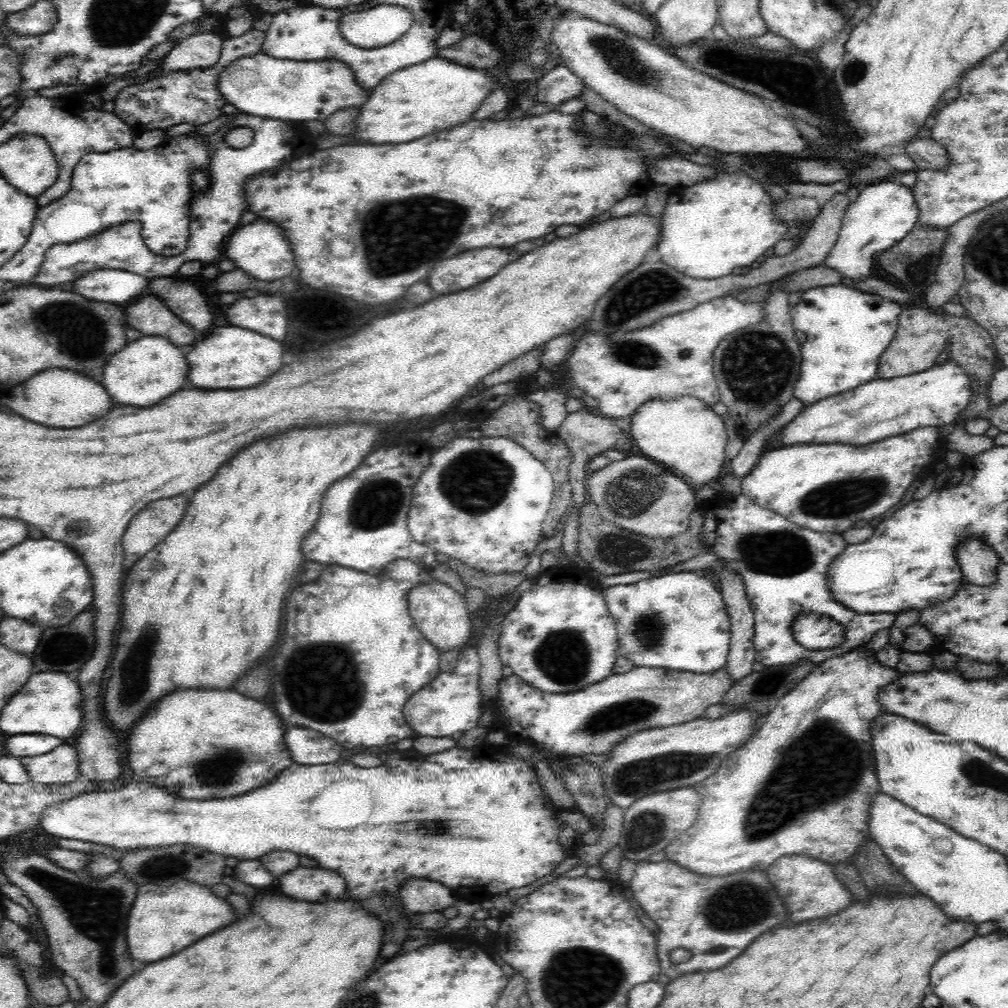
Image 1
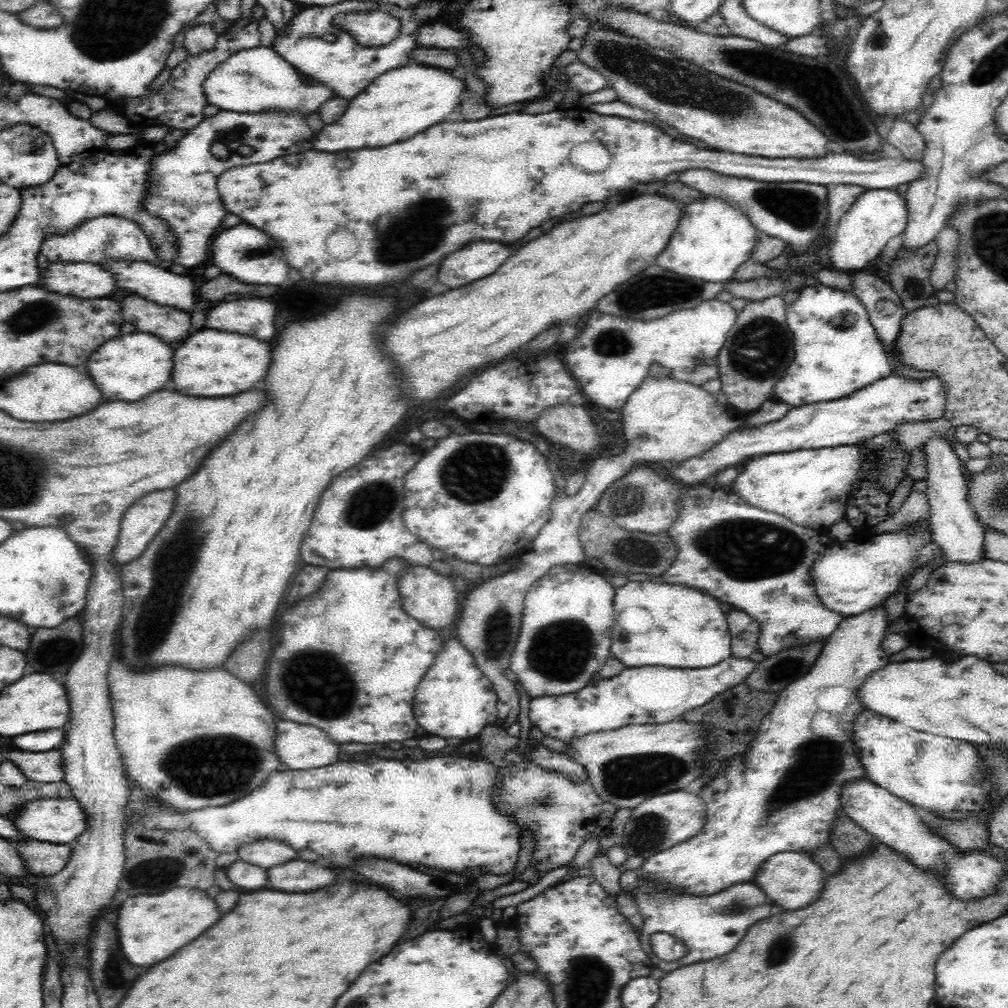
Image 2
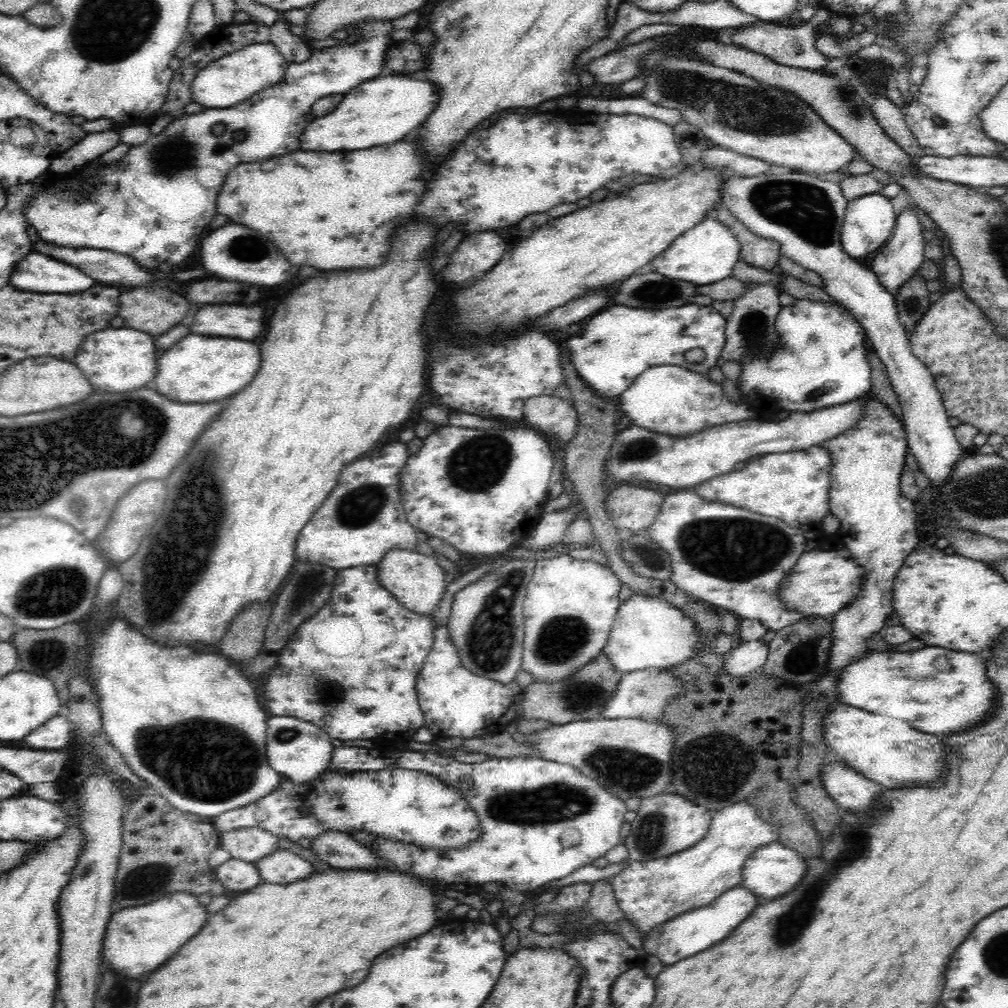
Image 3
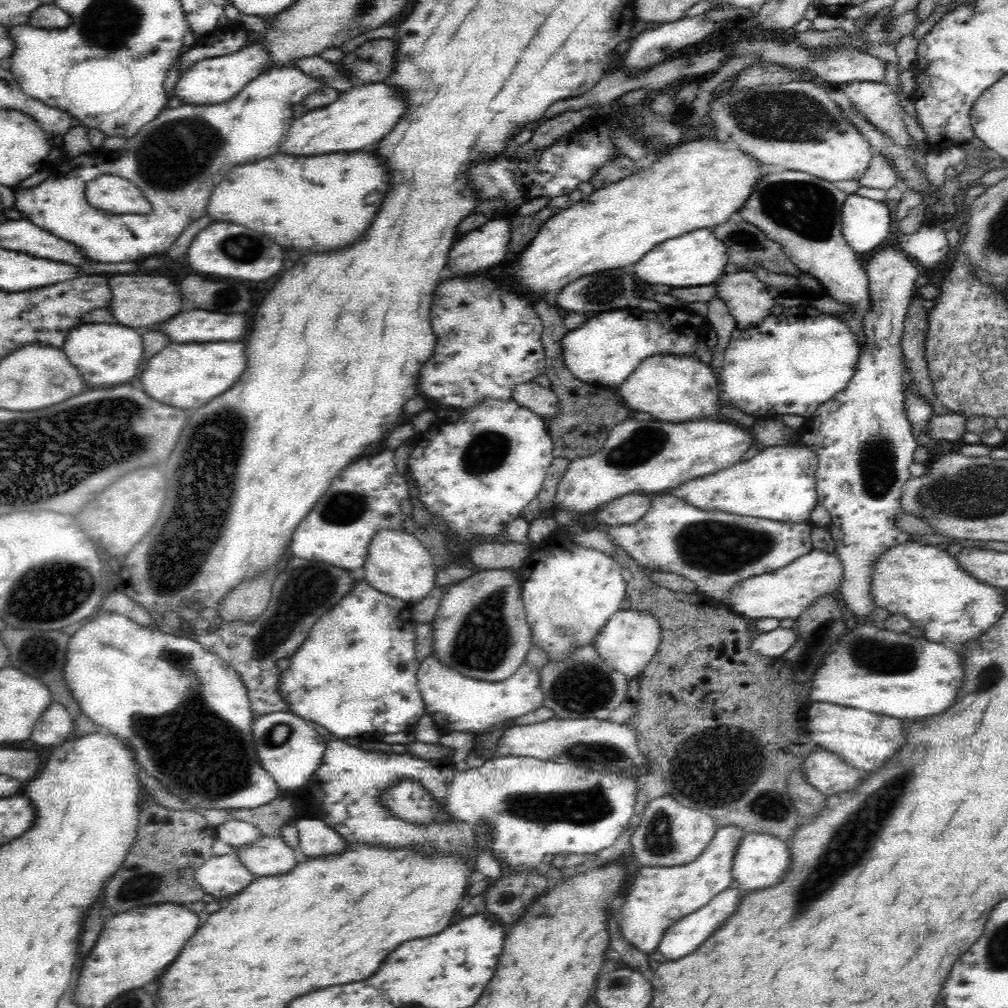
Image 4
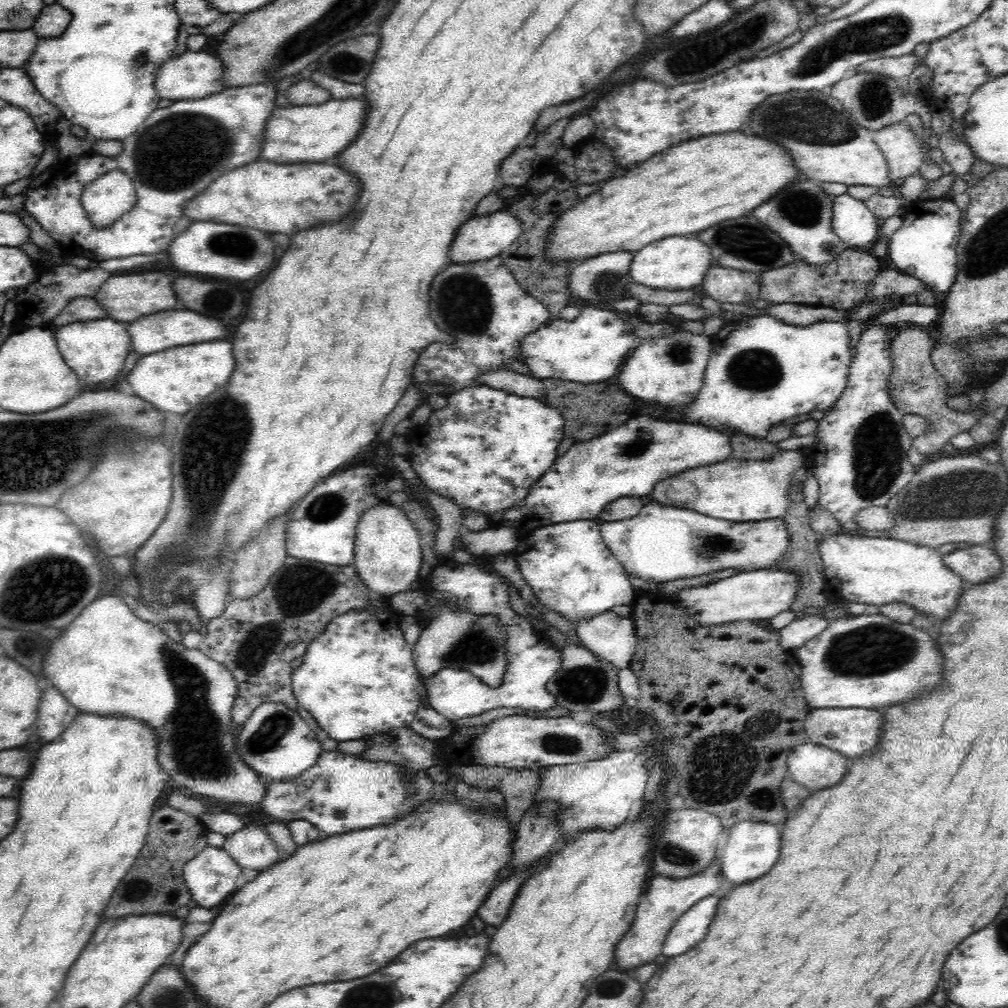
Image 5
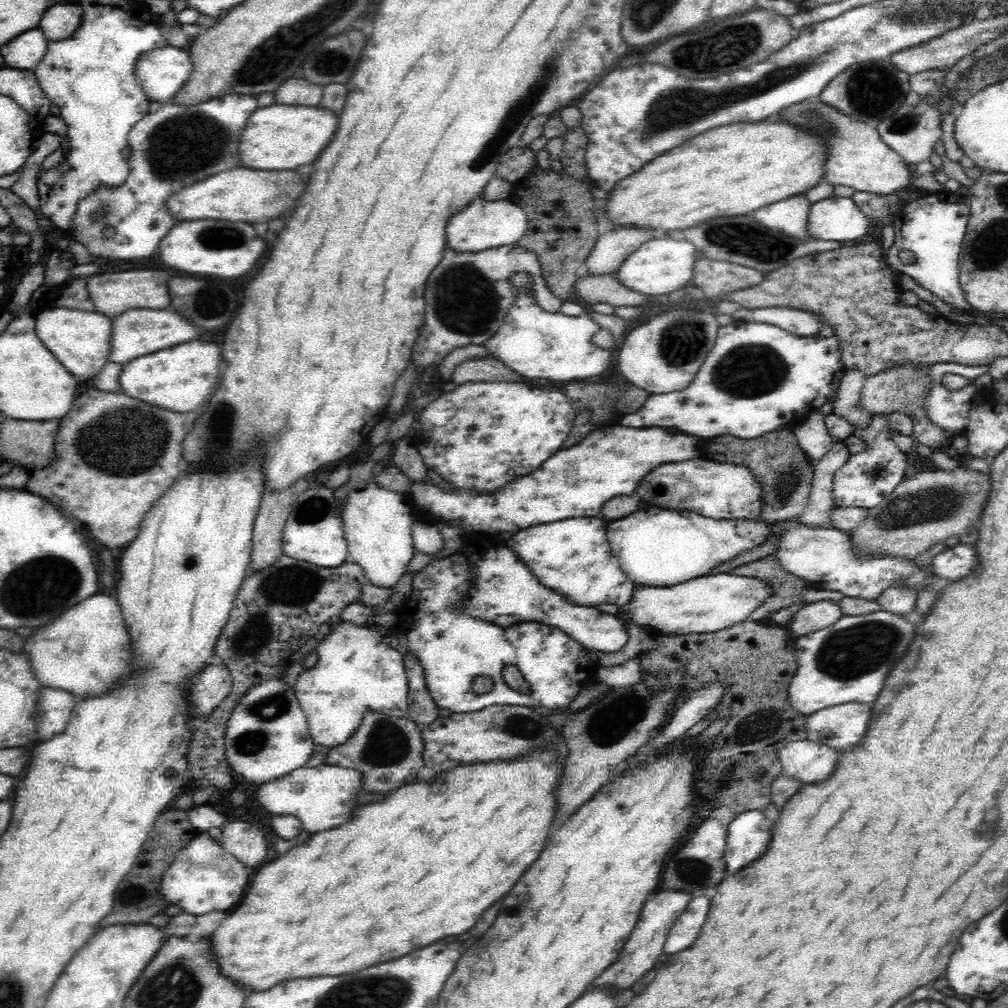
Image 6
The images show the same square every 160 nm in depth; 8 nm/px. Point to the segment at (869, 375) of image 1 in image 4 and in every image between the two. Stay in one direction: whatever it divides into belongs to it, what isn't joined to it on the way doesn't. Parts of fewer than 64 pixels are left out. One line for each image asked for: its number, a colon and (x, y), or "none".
2: (837, 350)
3: (822, 361)
4: (792, 363)

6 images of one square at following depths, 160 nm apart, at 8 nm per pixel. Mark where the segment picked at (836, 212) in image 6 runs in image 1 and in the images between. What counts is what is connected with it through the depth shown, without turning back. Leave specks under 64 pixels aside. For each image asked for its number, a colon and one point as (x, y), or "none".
1: (883, 214)
2: (875, 216)
3: (869, 221)
4: (865, 222)
5: (853, 221)

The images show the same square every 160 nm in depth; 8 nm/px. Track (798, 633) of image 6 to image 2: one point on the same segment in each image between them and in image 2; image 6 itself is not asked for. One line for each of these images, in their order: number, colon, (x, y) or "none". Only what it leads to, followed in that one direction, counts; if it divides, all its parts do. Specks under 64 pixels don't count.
2: (645, 695)
3: (747, 657)
4: (772, 644)
5: (790, 638)

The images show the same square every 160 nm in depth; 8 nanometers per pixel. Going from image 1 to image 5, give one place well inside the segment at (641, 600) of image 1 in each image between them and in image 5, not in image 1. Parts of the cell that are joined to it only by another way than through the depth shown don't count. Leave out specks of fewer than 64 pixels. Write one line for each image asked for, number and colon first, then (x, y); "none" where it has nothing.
2: (657, 624)
3: (648, 633)
4: (630, 640)
5: (612, 638)

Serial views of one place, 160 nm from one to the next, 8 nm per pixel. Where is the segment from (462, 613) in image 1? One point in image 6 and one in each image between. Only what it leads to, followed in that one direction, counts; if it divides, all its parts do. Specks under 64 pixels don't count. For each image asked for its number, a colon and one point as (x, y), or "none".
2: (432, 599)
3: (417, 581)
4: (398, 564)
5: (388, 559)
6: (378, 524)

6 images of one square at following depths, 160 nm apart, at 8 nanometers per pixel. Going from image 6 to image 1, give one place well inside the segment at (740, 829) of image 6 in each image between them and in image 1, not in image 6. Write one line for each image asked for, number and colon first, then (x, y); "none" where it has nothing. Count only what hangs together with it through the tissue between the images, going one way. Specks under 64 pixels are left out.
1: (810, 891)
2: (791, 880)
3: (774, 870)
4: (761, 860)
5: (748, 850)

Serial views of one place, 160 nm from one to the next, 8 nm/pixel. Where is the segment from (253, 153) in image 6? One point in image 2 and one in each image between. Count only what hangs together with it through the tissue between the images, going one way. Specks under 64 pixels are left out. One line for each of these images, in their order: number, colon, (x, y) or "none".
2: (404, 101)
3: (384, 110)
4: (364, 115)
5: (305, 133)

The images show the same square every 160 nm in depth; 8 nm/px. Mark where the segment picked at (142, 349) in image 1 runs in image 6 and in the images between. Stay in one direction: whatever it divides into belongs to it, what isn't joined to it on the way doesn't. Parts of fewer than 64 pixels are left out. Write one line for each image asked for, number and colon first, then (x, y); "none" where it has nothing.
2: (135, 365)
3: (117, 360)
4: (105, 354)
5: (96, 350)
6: (81, 341)

